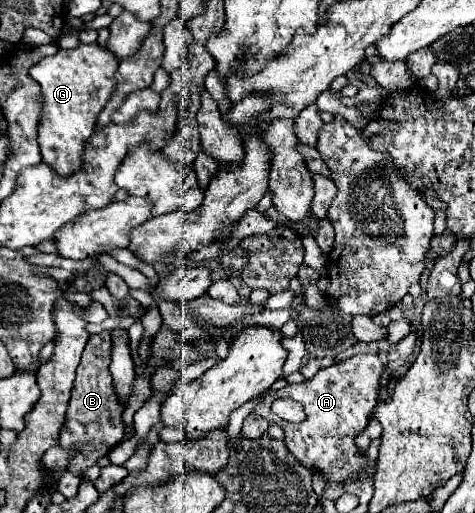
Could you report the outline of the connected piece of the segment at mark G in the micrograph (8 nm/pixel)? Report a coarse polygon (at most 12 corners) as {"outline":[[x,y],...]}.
{"outline":[[78,44],[30,68],[42,158],[80,168],[118,58]]}

